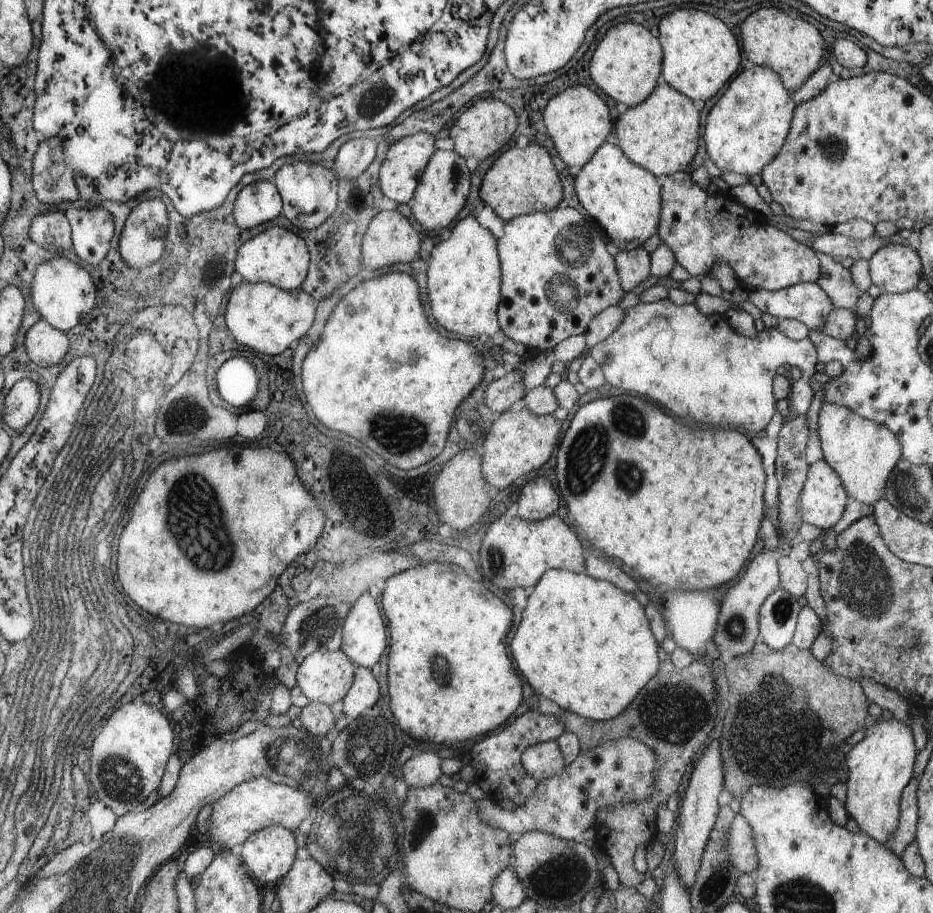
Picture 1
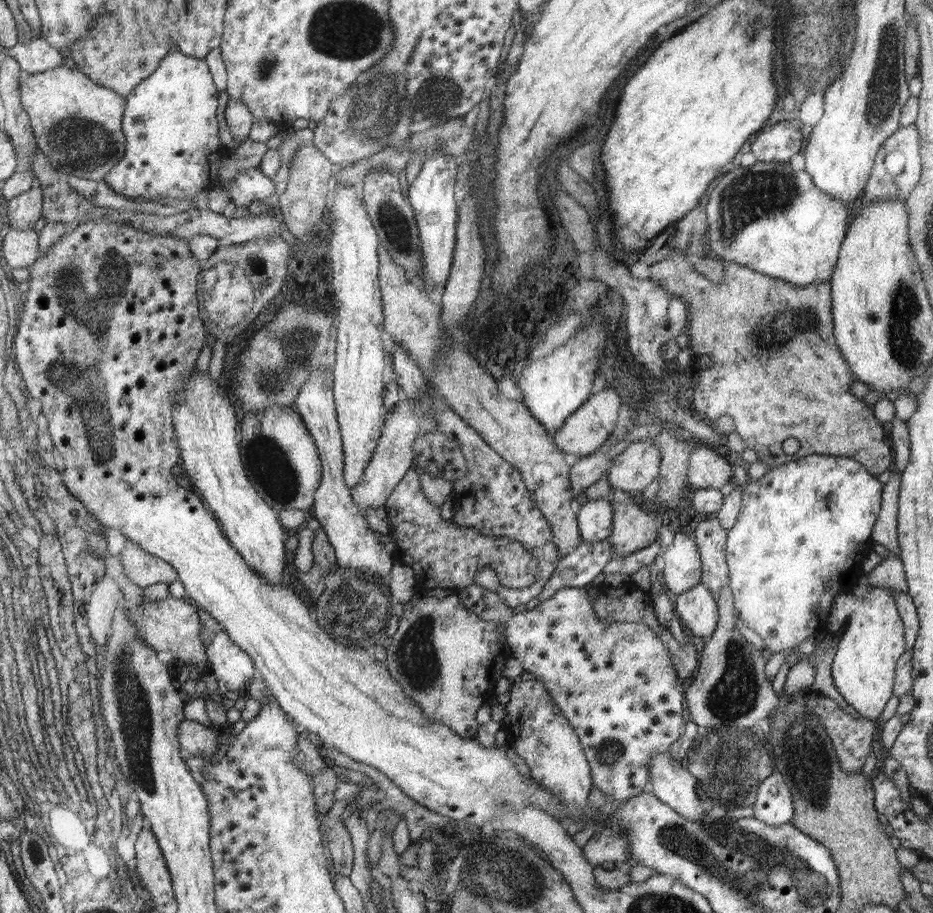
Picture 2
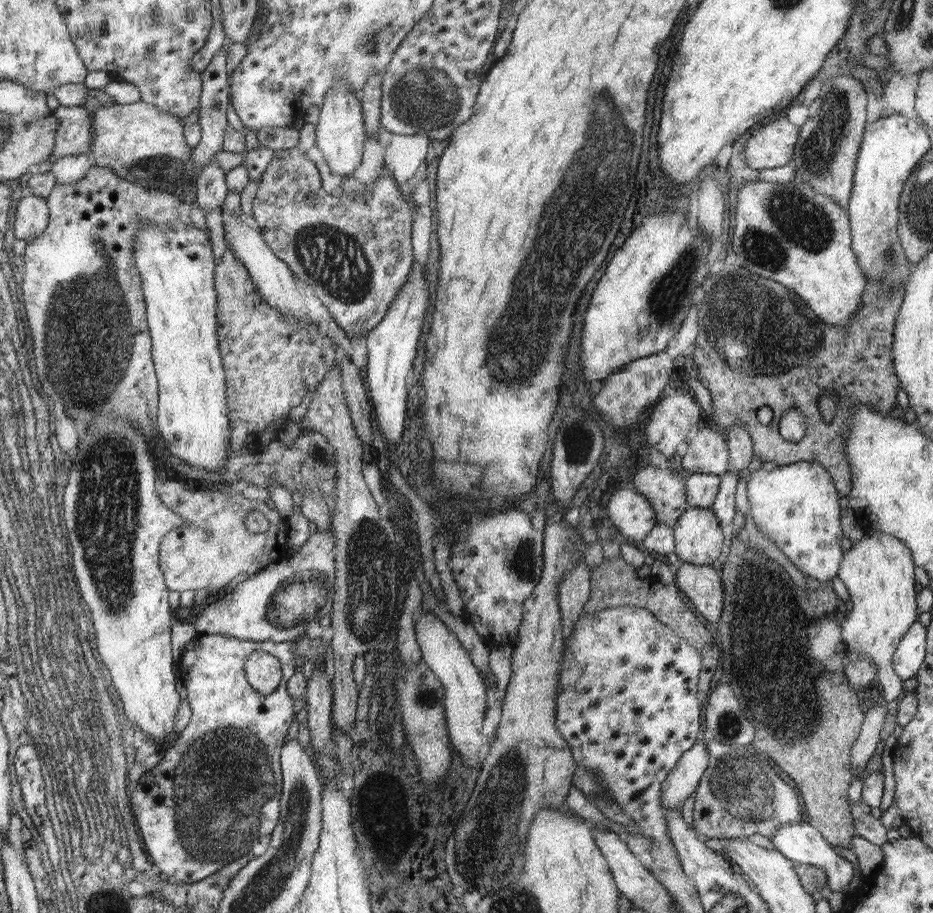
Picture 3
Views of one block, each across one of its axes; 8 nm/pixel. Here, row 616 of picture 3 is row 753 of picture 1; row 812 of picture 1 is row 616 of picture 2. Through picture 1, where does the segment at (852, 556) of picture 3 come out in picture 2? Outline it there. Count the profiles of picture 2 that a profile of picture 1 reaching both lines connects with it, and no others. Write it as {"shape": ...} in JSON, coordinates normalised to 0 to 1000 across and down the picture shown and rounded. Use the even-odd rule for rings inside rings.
{"shape":[[[938,643],[926,656],[920,656],[912,647],[898,652],[898,659],[894,659],[894,668],[890,669],[885,686],[893,693],[902,689],[891,729],[896,754],[923,785],[941,789],[960,754],[961,725],[973,711],[969,679],[957,648]]]}

